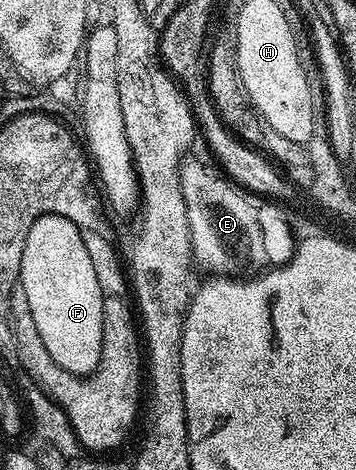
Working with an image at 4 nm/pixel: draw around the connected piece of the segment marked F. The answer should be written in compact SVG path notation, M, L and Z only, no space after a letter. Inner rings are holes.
M54 215L37 219L32 229L28 229L28 241L24 241L24 257L20 261L18 278L28 297L28 309L32 309L32 321L36 321L36 333L40 333L40 341L44 341L44 349L48 349L52 361L73 375L85 377L94 374L102 356L104 296L84 247L84 237L75 223L68 221L68 217Z

